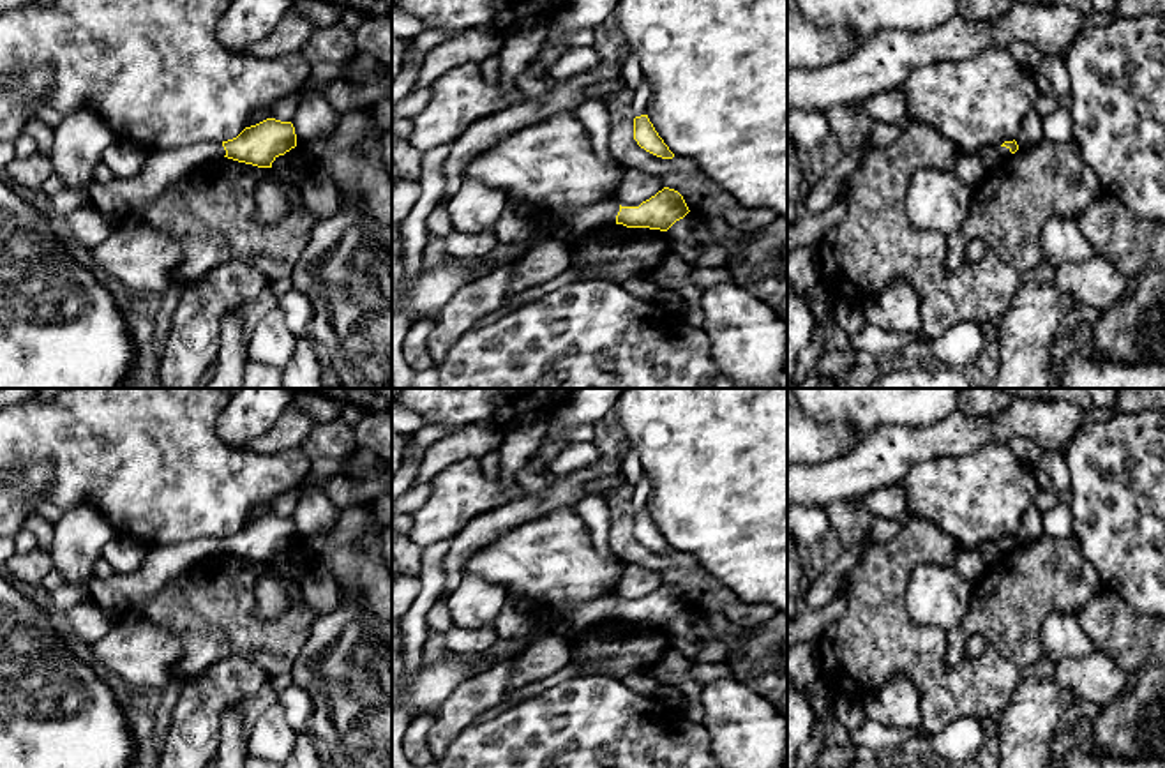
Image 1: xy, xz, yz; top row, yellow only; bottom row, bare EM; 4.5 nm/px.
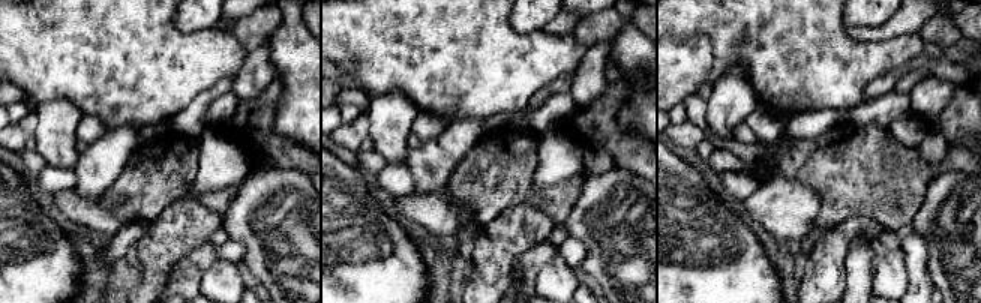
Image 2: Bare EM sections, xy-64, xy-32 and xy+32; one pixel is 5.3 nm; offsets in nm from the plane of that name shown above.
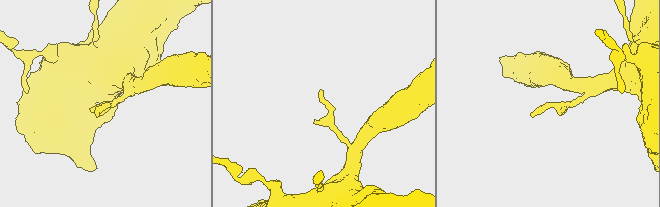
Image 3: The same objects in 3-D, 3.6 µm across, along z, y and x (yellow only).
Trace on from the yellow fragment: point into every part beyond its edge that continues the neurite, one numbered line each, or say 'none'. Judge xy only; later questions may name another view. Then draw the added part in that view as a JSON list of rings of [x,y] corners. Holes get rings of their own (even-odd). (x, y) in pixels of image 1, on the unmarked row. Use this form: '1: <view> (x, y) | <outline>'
1: xy (122, 597) | [[[198,538],[150,547],[143,565],[132,574],[115,574],[108,579],[92,577],[88,593],[94,604],[106,613],[113,627],[143,620],[147,600],[169,579],[191,565],[224,553],[222,538]]]

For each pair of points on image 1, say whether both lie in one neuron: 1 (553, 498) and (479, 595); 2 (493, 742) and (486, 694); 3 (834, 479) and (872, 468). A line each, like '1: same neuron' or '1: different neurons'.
1: different neurons
2: different neurons
3: same neuron

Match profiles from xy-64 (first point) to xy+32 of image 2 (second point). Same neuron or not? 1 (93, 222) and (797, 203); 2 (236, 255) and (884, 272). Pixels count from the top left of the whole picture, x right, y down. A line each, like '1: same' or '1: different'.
1: same
2: different

